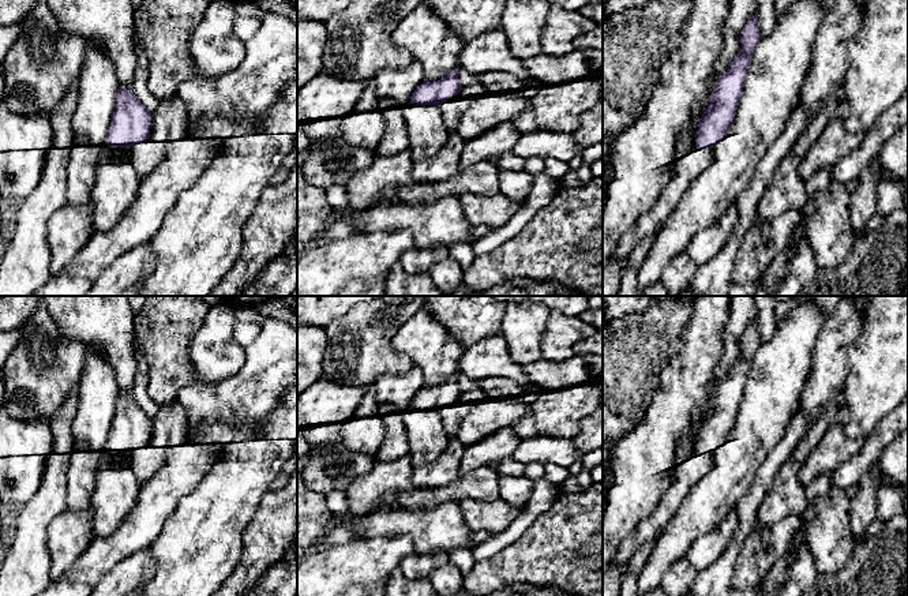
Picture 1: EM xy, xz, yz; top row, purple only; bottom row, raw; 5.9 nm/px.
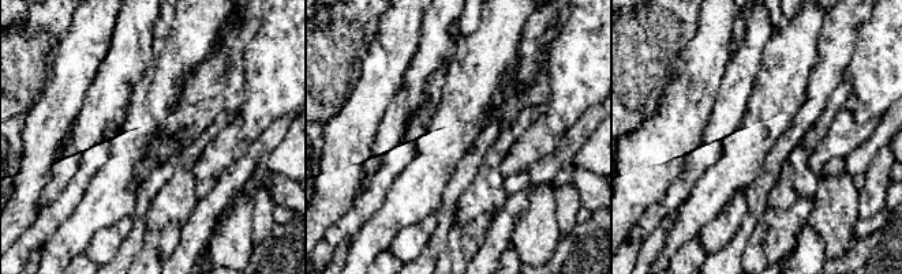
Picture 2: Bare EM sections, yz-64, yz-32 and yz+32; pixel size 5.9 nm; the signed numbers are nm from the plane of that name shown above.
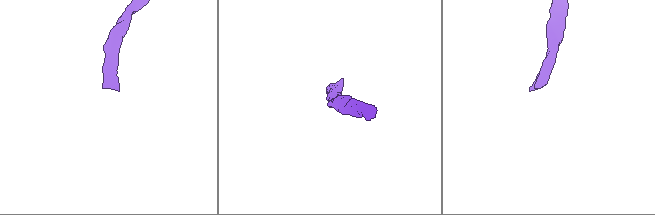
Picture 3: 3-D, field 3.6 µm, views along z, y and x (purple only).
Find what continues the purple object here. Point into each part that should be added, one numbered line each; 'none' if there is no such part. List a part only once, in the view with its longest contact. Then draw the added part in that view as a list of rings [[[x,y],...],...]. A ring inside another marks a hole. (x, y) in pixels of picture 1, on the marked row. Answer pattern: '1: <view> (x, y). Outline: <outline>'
1: xy (108, 153). Outline: [[[104,145],[101,147],[100,158],[105,161],[130,160],[130,147],[110,147],[110,146]]]

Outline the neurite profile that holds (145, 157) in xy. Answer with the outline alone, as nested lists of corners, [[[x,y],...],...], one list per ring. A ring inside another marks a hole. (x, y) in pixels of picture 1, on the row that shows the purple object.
[[[180,93],[160,100],[157,110],[151,115],[150,138],[130,147],[130,162],[136,176],[143,179],[153,173],[165,158],[166,143],[183,139],[187,134],[187,108]]]

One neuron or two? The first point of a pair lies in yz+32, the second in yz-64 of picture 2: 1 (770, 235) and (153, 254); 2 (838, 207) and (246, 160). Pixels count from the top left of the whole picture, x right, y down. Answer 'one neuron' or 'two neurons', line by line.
1: one neuron
2: two neurons

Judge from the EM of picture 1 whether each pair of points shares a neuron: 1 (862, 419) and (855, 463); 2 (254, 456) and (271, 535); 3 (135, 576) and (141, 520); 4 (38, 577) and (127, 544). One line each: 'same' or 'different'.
1: different
2: different
3: different
4: different

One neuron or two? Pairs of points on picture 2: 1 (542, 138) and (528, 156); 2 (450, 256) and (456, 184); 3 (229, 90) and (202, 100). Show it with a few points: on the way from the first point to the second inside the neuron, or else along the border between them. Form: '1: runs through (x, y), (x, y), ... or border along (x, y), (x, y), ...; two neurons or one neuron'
1: runs through (538, 142), (528, 151); one neuron
2: border along (455, 222), (448, 233), (446, 246), (440, 252); two neurons
3: runs through (223, 90), (212, 90), (209, 93); one neuron

